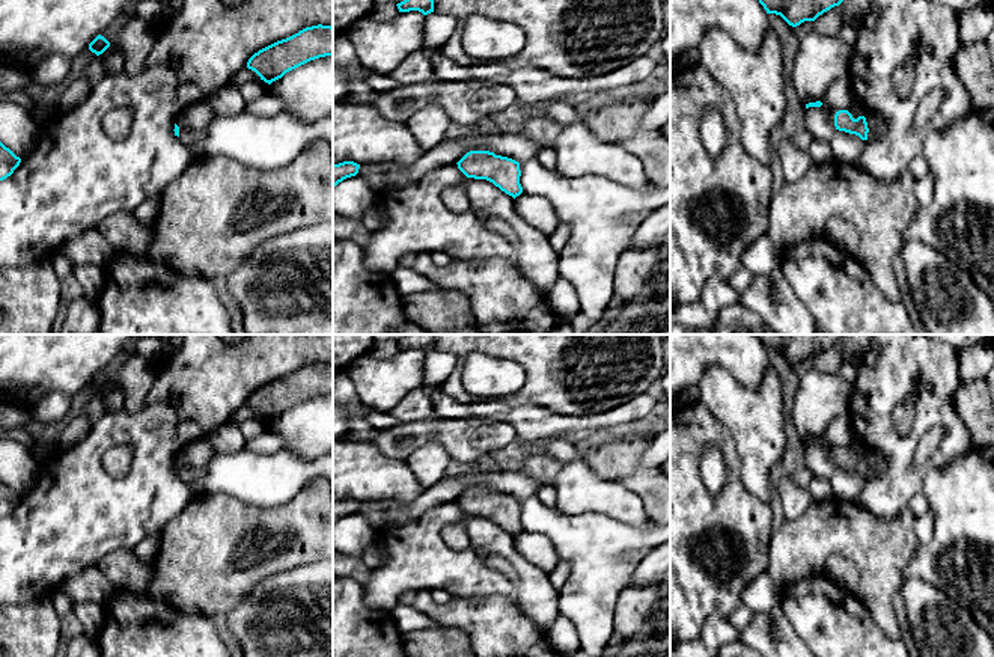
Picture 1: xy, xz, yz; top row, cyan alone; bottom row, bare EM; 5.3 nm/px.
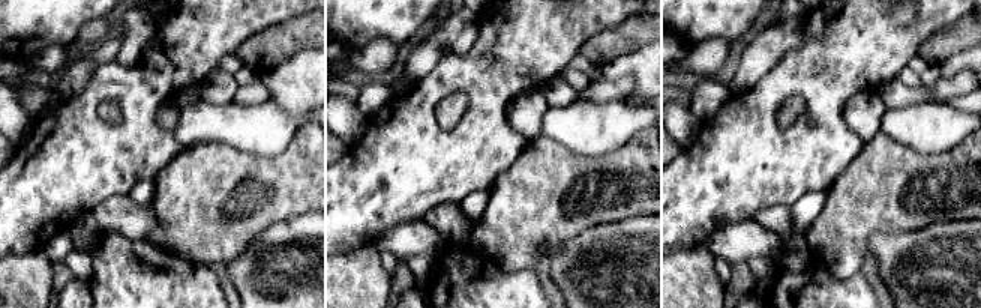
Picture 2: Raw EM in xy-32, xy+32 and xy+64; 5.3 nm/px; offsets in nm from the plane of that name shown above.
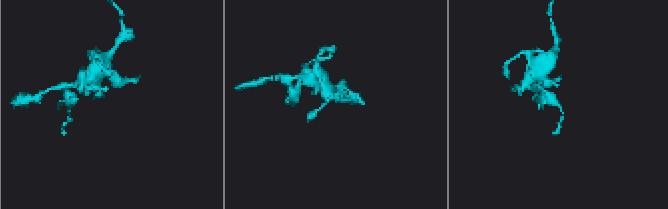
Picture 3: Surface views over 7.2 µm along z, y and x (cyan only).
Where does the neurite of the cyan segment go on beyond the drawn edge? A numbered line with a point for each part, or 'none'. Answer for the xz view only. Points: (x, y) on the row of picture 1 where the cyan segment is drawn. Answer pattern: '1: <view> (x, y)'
none

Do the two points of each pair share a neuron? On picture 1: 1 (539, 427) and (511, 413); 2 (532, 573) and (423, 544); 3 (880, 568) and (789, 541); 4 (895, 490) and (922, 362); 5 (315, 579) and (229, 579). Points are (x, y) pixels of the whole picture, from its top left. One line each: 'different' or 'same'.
1: same
2: same
3: same
4: same
5: different

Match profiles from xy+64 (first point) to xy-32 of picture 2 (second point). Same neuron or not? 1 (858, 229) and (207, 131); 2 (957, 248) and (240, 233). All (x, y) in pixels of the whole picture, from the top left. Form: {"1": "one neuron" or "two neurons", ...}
{"1": "two neurons", "2": "two neurons"}

